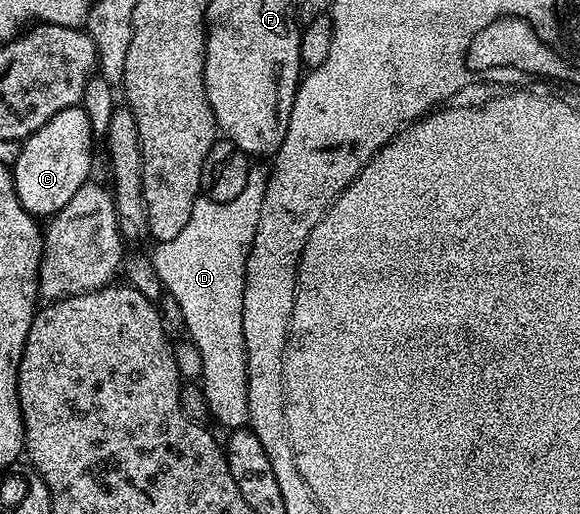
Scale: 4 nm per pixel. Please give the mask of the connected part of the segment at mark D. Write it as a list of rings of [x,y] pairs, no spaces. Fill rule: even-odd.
[[[255,163],[248,168],[245,191],[237,199],[217,205],[212,204],[207,213],[207,221],[198,225],[193,219],[185,223],[182,231],[168,241],[160,241],[154,247],[155,254],[150,260],[160,277],[160,283],[170,297],[177,301],[183,316],[182,328],[187,328],[195,349],[199,352],[199,365],[203,368],[201,386],[212,418],[227,428],[227,431],[242,429],[249,422],[249,387],[247,386],[247,352],[245,351],[245,331],[243,330],[243,292],[245,291],[245,271],[253,235],[257,231],[257,219],[261,215],[261,202],[265,200],[265,187],[271,177],[271,169],[266,164]]]

